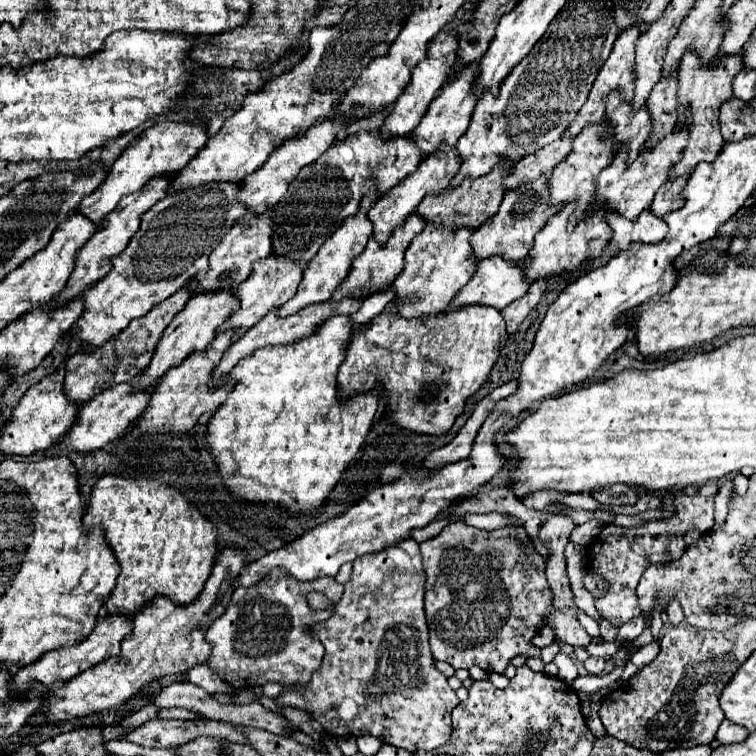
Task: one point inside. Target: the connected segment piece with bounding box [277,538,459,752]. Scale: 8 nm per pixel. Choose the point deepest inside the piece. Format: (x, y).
(378, 672)

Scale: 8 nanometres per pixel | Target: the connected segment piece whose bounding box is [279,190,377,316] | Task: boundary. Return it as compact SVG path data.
M369 190L365 194L365 198L361 198L361 206L359 206L357 214L345 218L345 222L335 230L335 234L329 240L325 240L325 244L319 248L317 256L303 270L303 280L301 280L301 284L297 288L297 294L289 302L285 302L285 306L279 308L279 314L281 316L295 314L297 310L301 310L301 306L329 300L331 294L341 286L341 282L347 278L347 274L351 270L353 258L363 252L363 248L365 248L365 244L367 244L367 240L369 240L369 236L373 232L373 222L369 222L367 212L371 210L375 198L377 198L377 192L375 190Z

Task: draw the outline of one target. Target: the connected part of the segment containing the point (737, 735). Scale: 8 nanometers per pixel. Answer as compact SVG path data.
M723 720L717 734L715 734L715 740L721 742L721 744L733 744L733 742L741 742L749 736L749 732L741 726L735 726L733 722L729 720Z

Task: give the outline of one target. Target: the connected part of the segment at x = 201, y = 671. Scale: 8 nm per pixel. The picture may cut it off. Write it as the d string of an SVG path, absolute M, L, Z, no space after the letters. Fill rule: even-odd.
M206 663L197 664L187 673L187 679L197 686L203 688L210 694L226 693L231 694L235 689L221 680Z

